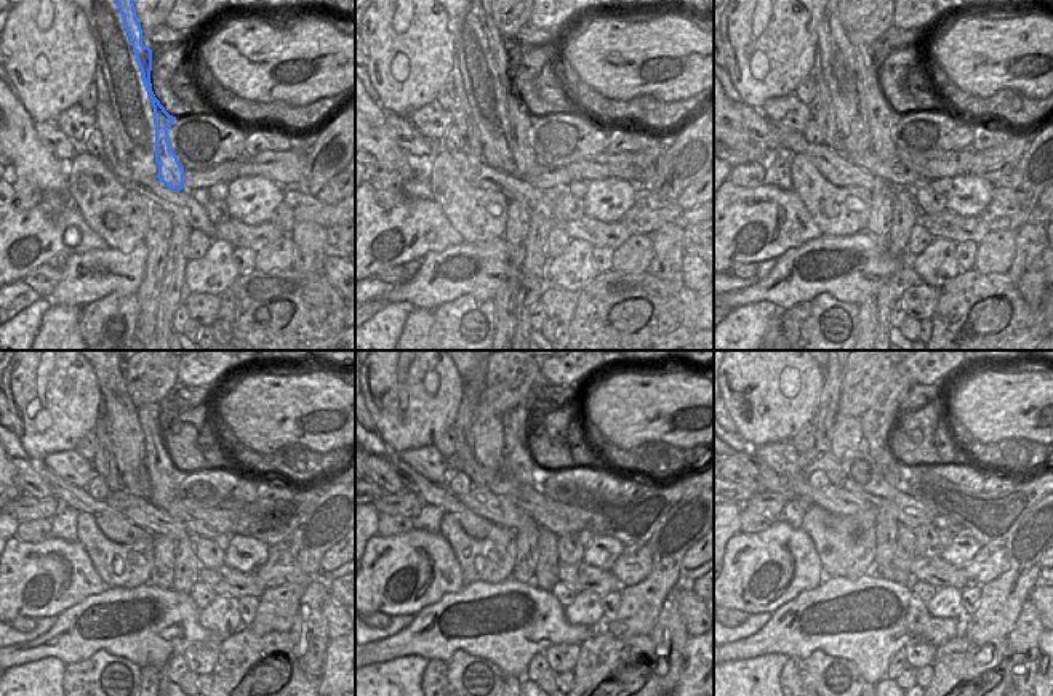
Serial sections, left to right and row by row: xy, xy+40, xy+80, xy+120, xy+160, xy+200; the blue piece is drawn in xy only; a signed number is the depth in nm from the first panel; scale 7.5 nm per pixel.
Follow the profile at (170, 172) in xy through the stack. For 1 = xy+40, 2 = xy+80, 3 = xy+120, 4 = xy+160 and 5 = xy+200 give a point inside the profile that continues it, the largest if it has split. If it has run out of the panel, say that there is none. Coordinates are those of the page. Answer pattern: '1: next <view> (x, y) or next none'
1: next xy+40 (520, 117)
2: next xy+80 (880, 117)
3: next xy+120 (164, 479)
4: next xy+160 (519, 458)
5: next xy+200 (882, 458)

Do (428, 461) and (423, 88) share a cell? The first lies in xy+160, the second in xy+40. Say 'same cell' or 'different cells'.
different cells

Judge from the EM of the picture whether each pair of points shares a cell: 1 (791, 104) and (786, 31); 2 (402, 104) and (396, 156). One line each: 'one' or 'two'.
1: two
2: two

